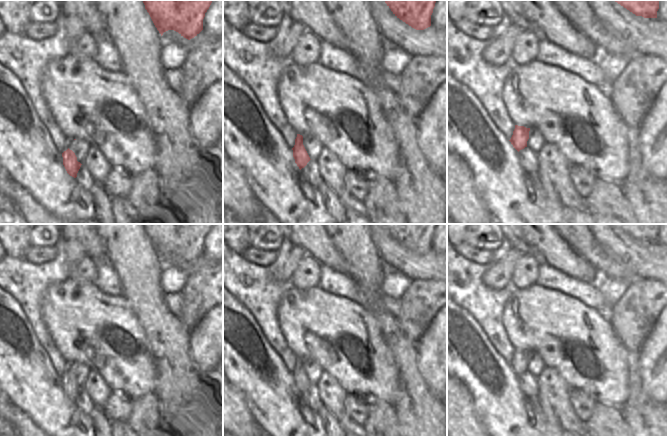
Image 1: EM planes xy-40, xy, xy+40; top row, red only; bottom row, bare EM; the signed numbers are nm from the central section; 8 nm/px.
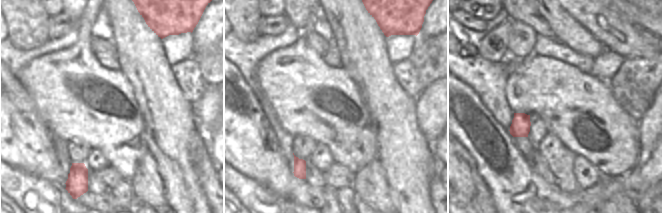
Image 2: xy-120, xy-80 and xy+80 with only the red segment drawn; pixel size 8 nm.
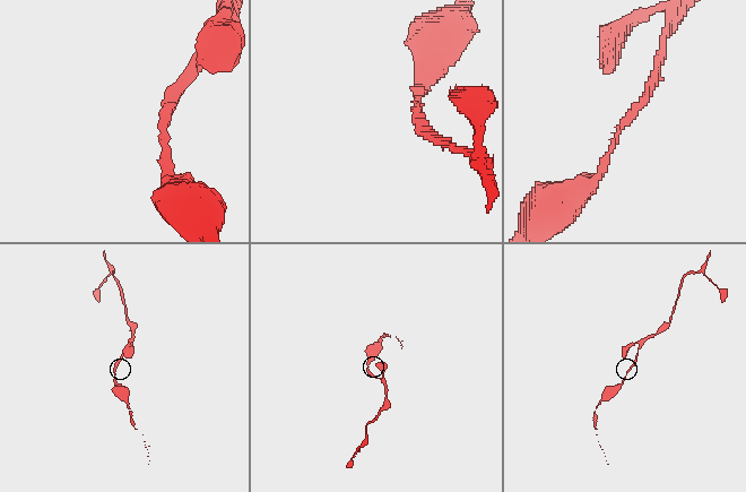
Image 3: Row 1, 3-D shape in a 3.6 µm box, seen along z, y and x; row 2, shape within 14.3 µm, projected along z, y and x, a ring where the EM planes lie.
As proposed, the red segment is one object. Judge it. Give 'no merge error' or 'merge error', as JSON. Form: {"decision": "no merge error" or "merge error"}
{"decision": "no merge error"}

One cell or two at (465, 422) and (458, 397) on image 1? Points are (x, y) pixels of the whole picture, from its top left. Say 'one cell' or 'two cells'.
one cell

